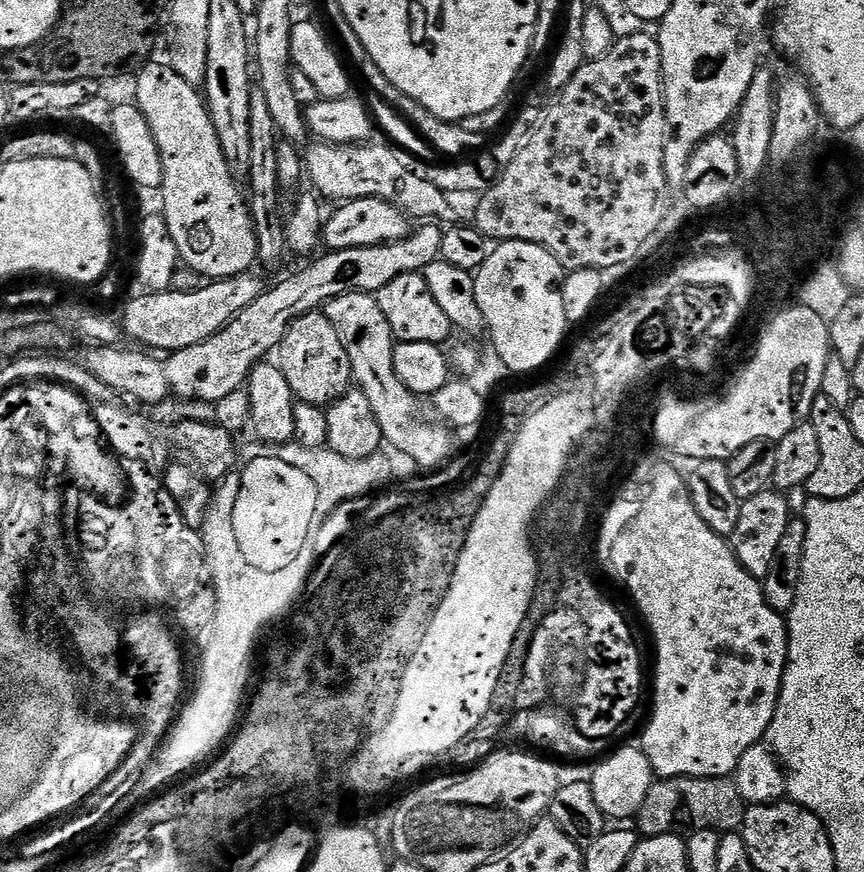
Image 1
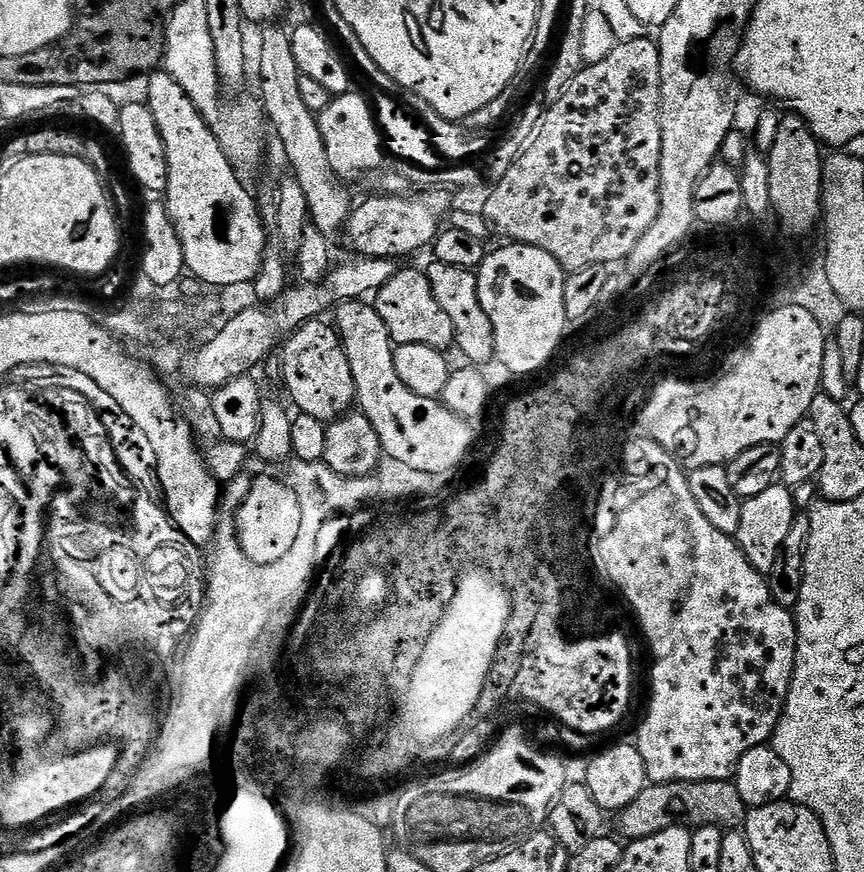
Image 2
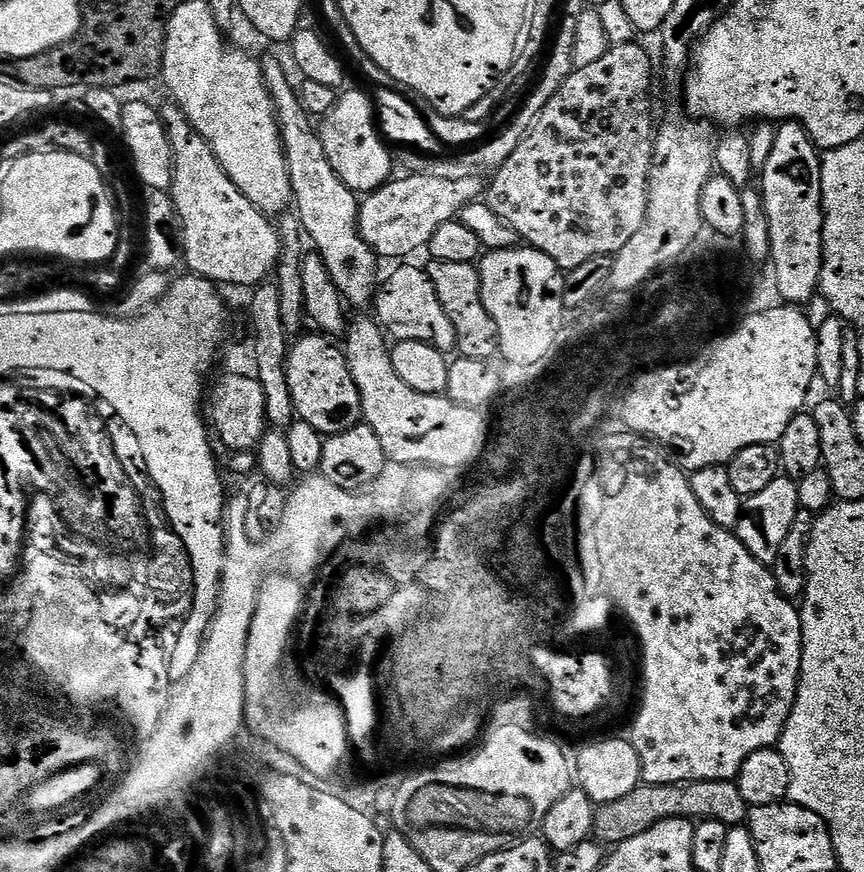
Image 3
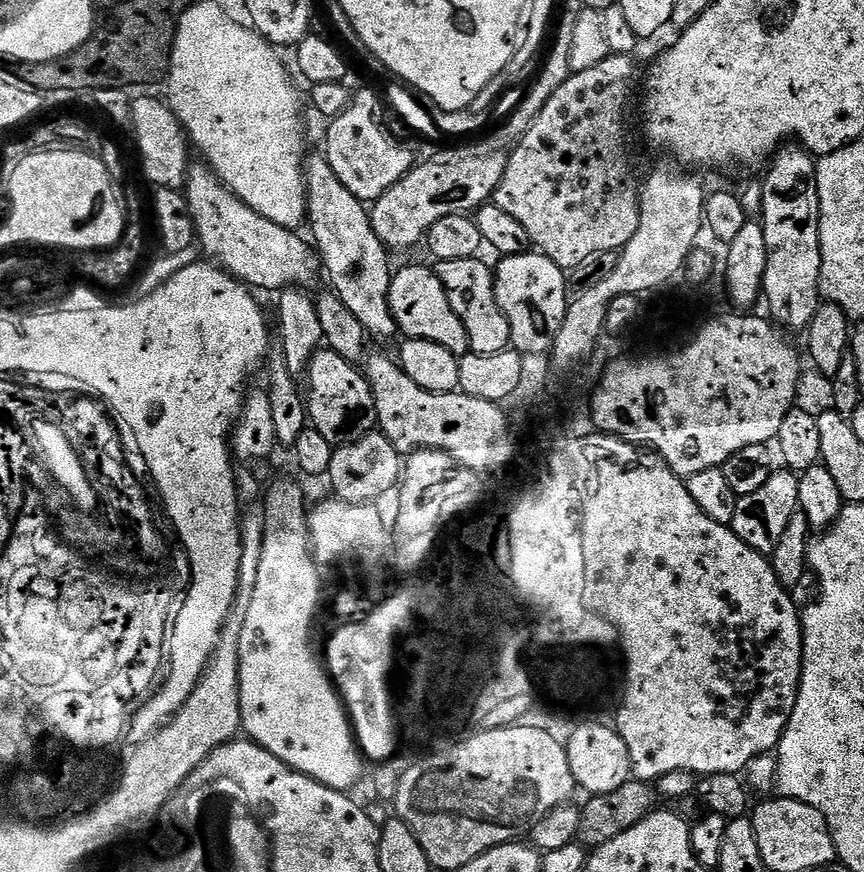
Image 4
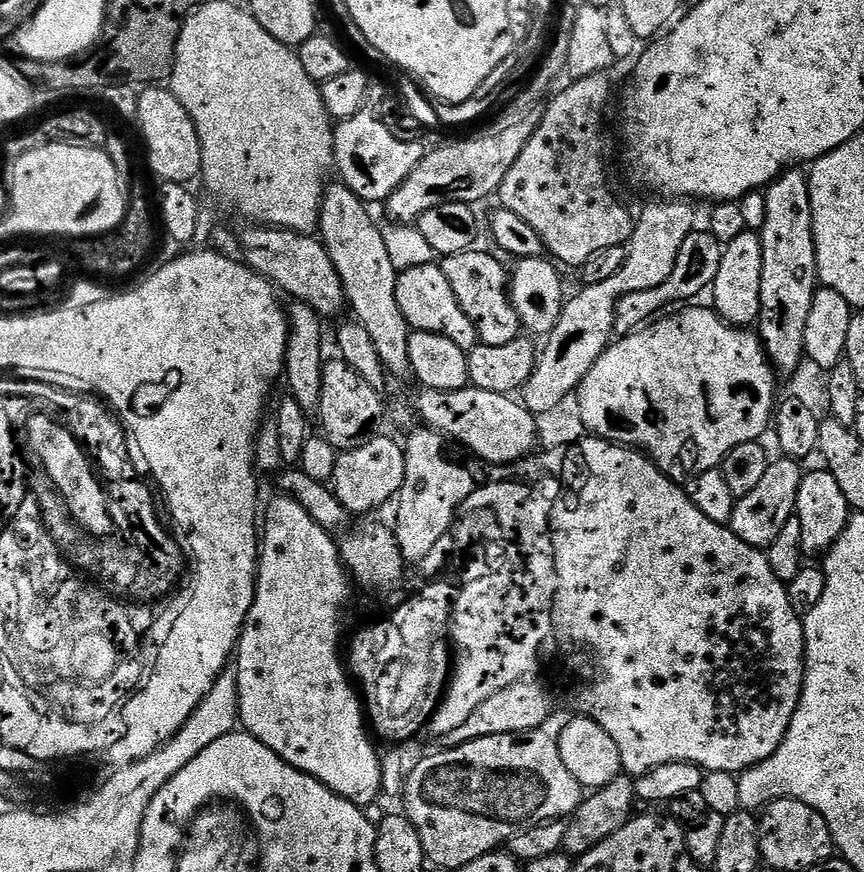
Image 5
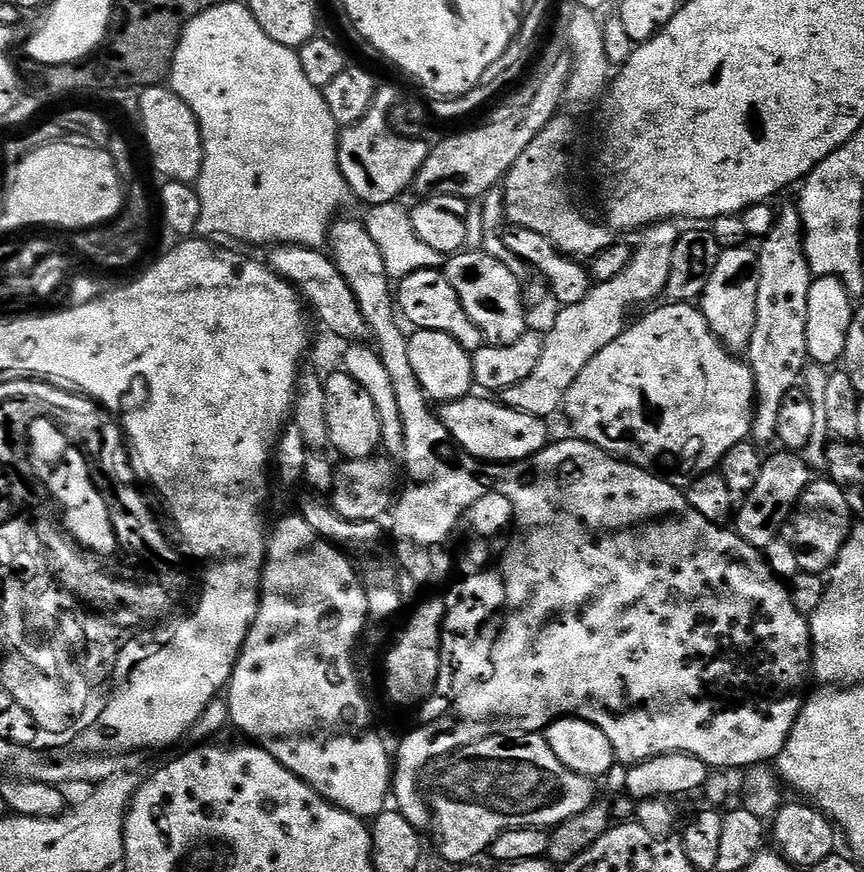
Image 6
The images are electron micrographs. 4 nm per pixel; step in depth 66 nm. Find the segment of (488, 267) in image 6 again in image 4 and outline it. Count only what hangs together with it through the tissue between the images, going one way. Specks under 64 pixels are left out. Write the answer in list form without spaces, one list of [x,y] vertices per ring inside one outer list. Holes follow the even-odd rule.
[[[471,256],[461,260],[436,260],[434,271],[446,290],[446,298],[450,298],[450,306],[454,306],[454,314],[458,314],[458,318],[462,318],[462,326],[466,326],[469,349],[478,354],[505,351],[512,343],[511,330],[495,298],[493,269],[487,268],[480,258]]]

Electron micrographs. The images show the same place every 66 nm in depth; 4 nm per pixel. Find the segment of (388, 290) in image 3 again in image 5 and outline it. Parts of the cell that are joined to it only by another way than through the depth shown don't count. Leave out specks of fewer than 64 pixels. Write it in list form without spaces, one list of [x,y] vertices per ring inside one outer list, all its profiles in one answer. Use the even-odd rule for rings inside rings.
[[[439,263],[413,264],[410,270],[399,273],[396,278],[396,297],[398,310],[402,310],[402,318],[408,323],[409,329],[450,338],[450,342],[454,342],[454,346],[458,346],[465,354],[478,343],[476,327],[466,318],[462,306],[458,306],[458,298],[454,298],[454,289],[450,287],[450,281]]]

